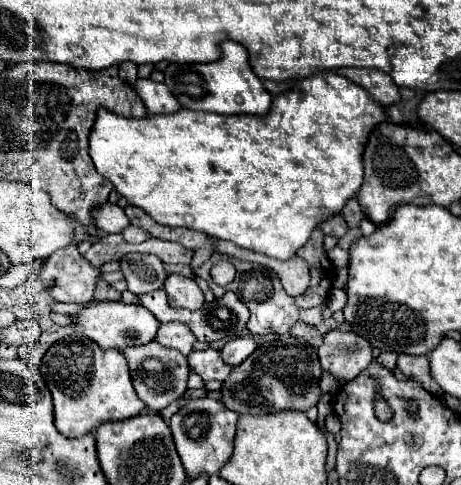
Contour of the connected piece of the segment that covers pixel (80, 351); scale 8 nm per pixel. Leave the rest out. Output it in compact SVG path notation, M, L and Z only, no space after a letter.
M85 336L79 340L55 342L45 352L39 374L53 394L55 426L67 438L83 436L101 422L137 416L145 408L145 404L135 396L125 356L115 348L103 350Z

